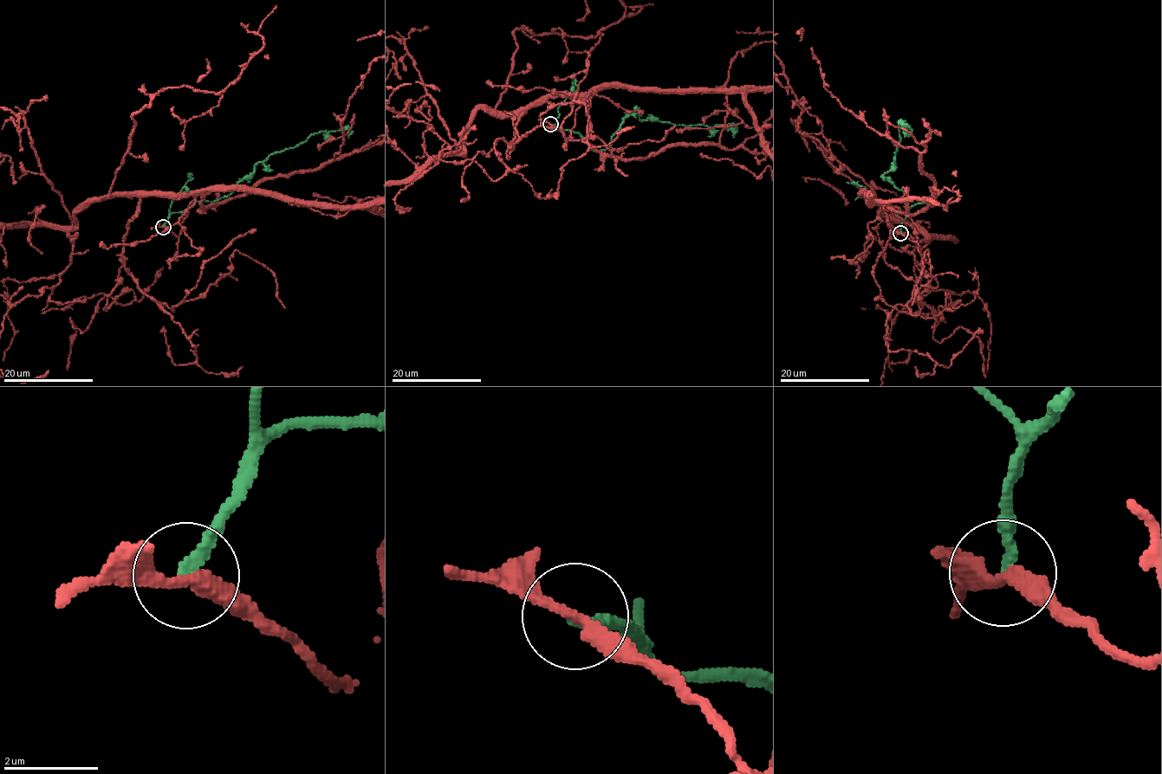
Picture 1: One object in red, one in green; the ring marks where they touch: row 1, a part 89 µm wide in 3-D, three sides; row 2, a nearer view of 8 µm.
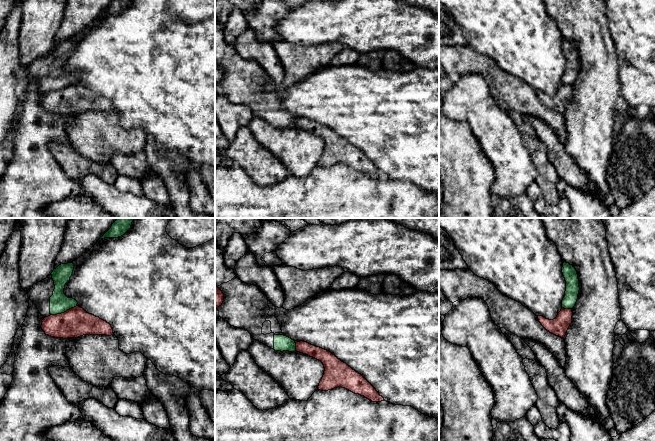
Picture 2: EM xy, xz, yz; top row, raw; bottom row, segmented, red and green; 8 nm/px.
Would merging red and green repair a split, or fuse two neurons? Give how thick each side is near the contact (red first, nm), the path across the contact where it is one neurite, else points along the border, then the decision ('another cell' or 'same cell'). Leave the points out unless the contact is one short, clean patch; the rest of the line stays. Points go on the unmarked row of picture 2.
240 nm thick on the red side, 160 nm on the other; another cell

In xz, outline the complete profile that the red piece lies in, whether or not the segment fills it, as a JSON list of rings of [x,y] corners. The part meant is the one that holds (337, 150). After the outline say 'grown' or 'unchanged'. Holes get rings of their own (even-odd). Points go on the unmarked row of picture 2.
[[[295,117],[296,127],[321,137],[324,141],[324,151],[318,165],[328,167],[342,163],[355,170],[364,172],[372,178],[384,177],[376,165],[358,148],[342,138],[331,128],[316,123],[304,117]]]; unchanged

